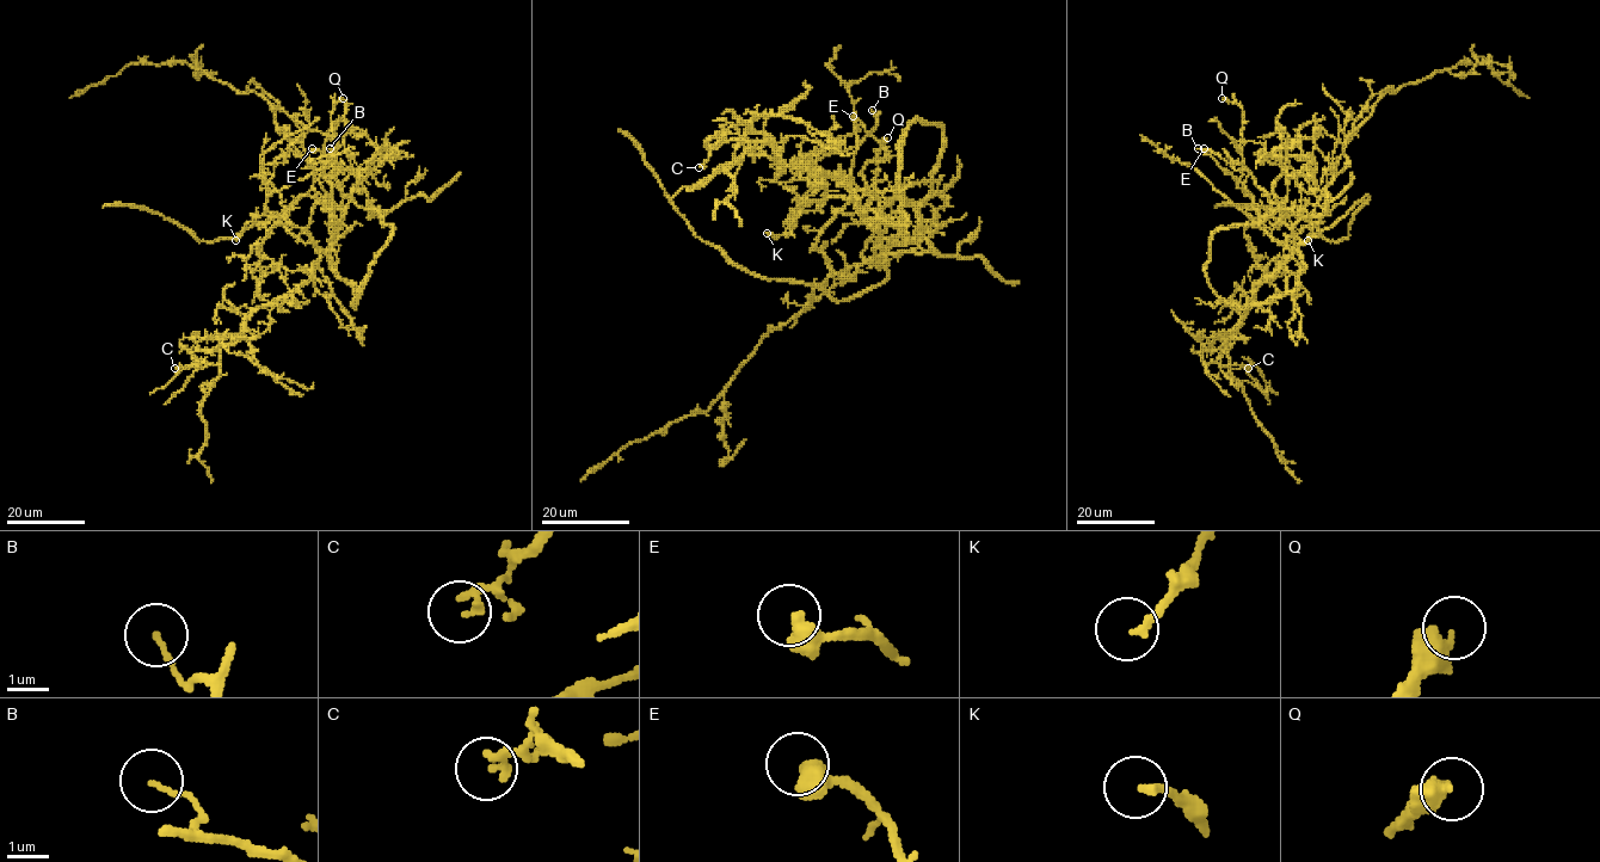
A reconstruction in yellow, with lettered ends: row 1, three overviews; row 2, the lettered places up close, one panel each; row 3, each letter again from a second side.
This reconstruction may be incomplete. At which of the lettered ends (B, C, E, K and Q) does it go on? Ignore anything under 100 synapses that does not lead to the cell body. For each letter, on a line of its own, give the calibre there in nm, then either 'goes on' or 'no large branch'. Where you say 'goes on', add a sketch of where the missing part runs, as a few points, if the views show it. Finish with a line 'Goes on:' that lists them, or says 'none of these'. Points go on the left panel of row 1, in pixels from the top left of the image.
B: 110 nm thick; no large branch
C: 200 nm thick; no large branch
E: 320 nm thick; no large branch
K: 180 nm thick; no large branch
Q: 440 nm thick; no large branch
Goes on: none of these

